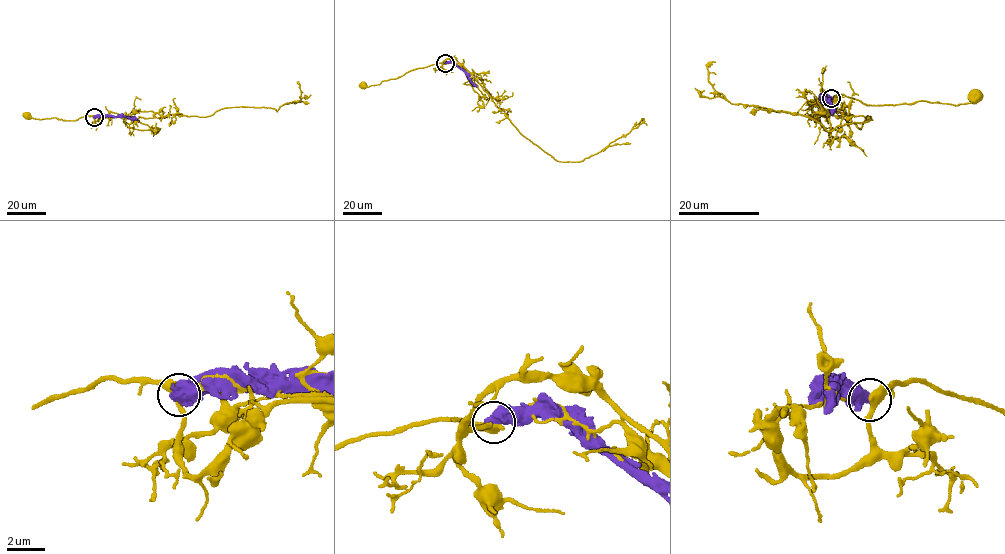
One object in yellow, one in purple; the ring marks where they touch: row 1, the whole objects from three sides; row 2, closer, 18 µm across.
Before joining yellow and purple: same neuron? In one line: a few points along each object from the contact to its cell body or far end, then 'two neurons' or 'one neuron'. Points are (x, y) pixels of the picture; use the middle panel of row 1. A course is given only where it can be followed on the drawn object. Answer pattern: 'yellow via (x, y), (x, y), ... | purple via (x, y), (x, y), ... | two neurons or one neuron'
yellow via (445, 63), (416, 68), (375, 85), (364, 84) | purple via (445, 63), (455, 63), (476, 87) | two neurons

